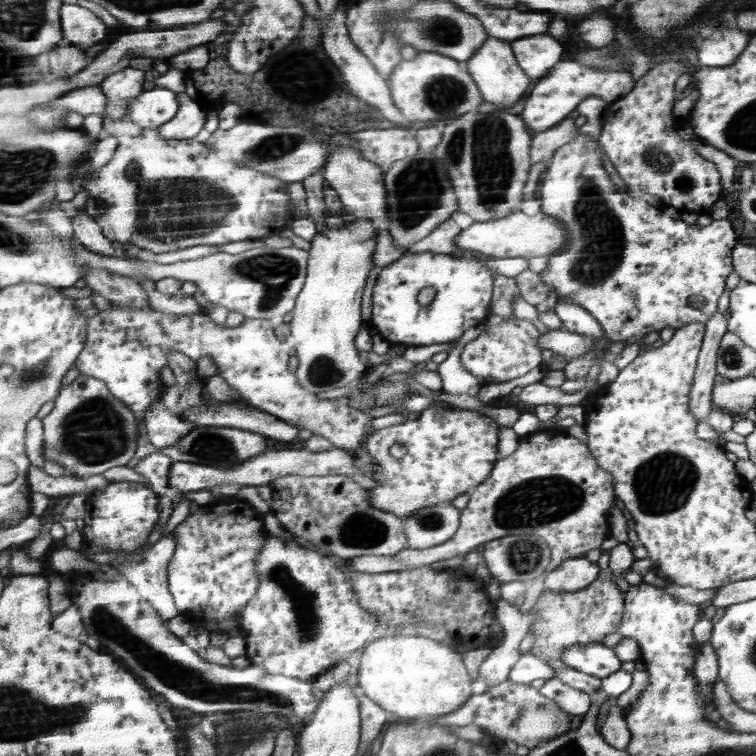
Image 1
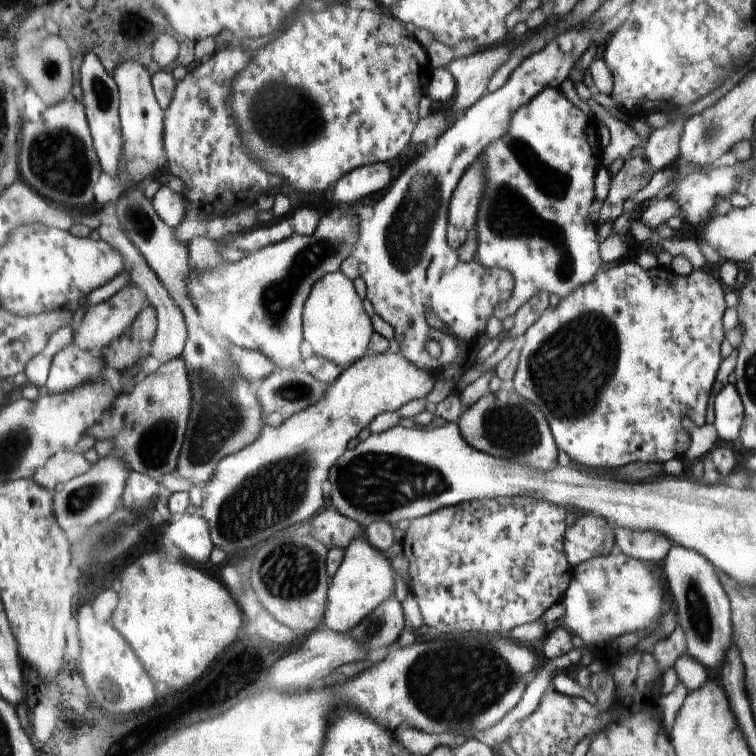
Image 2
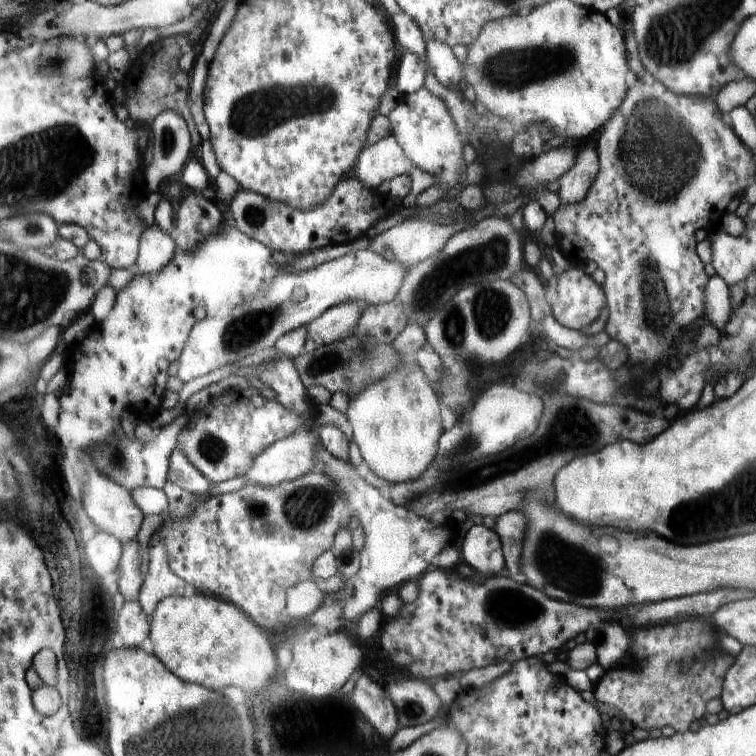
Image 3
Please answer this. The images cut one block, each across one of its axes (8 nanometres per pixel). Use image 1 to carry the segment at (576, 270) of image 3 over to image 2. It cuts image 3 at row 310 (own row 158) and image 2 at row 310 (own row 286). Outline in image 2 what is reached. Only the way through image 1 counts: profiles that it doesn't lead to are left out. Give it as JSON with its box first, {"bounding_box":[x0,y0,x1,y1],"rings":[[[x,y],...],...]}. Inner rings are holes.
{"bounding_box":[512,260,729,468],"rings":[[[622,260],[616,263],[616,266],[598,272],[592,283],[578,287],[572,295],[563,298],[556,308],[549,308],[526,329],[519,344],[519,363],[513,378],[512,390],[537,404],[537,407],[545,413],[558,448],[568,454],[572,464],[588,468],[622,468],[638,460],[659,462],[661,466],[672,458],[682,460],[691,443],[690,434],[682,426],[682,418],[690,418],[699,427],[706,424],[704,418],[708,408],[708,397],[717,378],[718,364],[723,361],[720,358],[720,342],[729,337],[722,328],[724,308],[726,304],[722,286],[706,270],[693,270],[690,275],[681,276],[670,266],[658,265],[652,270],[644,270],[636,261]]]}

